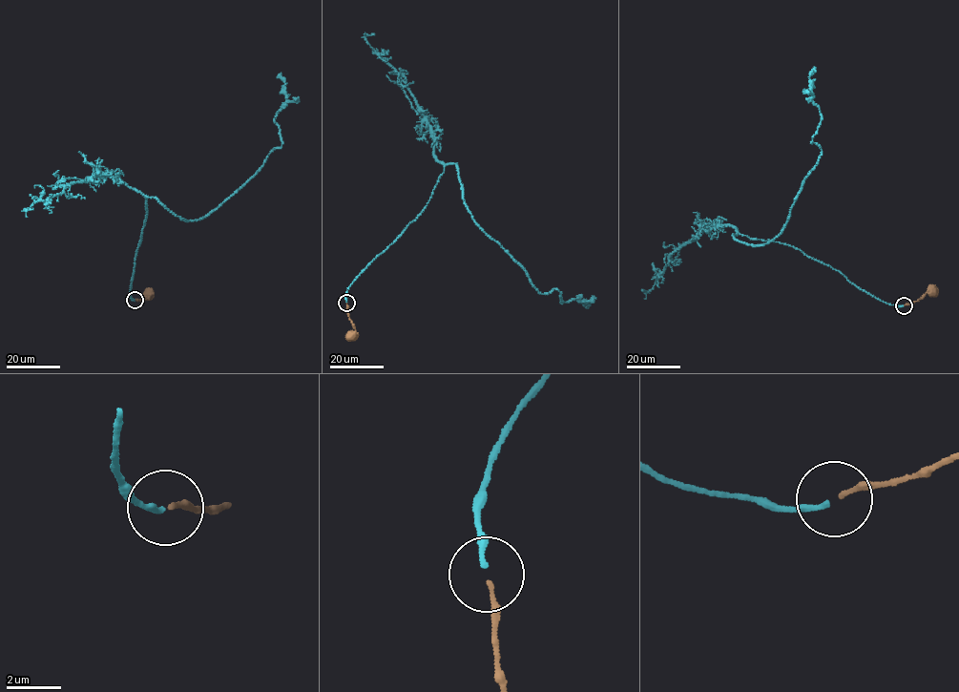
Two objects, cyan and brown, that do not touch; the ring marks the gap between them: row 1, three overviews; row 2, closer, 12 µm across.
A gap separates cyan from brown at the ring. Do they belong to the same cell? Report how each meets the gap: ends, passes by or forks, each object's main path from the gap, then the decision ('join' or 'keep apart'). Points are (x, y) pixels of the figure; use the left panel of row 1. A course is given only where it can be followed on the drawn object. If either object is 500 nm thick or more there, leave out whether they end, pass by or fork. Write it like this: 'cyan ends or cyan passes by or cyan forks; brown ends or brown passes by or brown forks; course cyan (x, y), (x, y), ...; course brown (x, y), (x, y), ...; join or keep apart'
cyan ends; brown ends; course cyan (135, 300), (129, 295), (144, 196), (197, 220), (252, 178), (281, 147), (275, 117), (286, 101), (280, 73); course brown (135, 300), (150, 296); join

